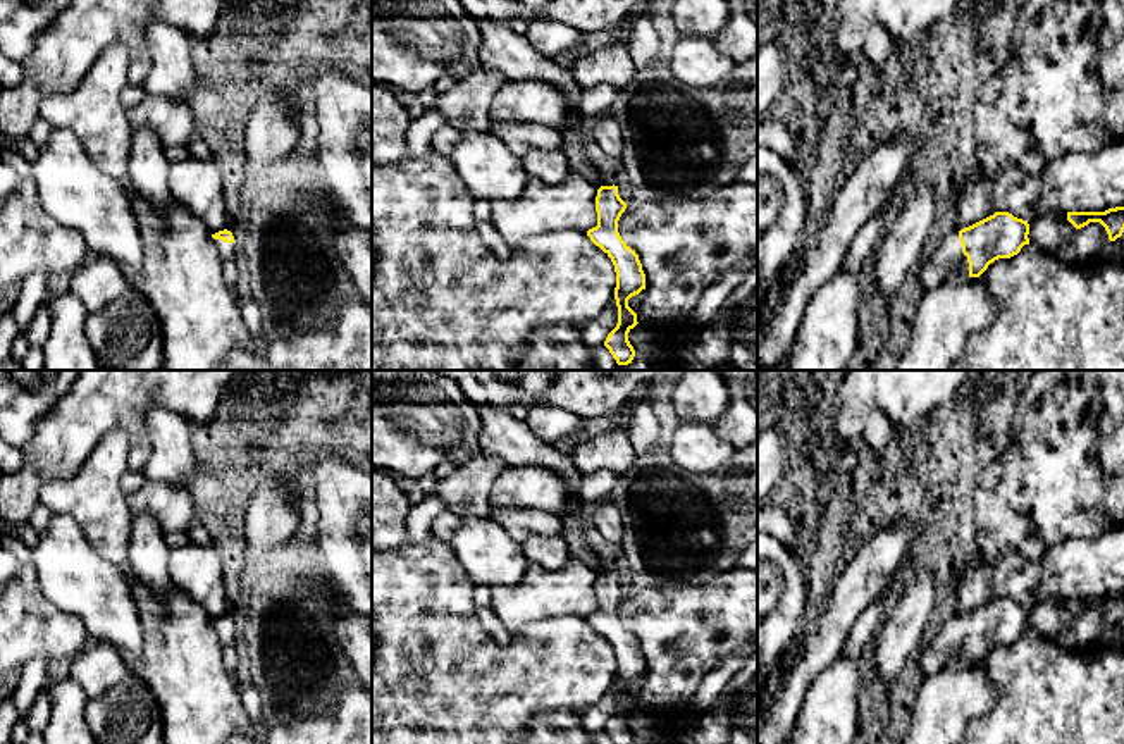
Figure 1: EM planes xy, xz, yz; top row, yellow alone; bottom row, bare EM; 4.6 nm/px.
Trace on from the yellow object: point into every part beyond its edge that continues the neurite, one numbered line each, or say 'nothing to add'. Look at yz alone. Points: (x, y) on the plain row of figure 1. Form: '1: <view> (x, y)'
1: yz (947, 646)

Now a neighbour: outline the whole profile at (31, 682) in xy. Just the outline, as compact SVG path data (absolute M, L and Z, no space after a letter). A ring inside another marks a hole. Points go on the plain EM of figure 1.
M34 656L22 670L21 682L12 696L21 720L28 715L28 711L34 704L38 694L45 689L45 675L48 661L50 660L45 656Z

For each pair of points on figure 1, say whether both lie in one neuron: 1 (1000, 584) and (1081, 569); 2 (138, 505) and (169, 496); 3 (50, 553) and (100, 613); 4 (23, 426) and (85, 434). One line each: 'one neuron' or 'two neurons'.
1: one neuron
2: one neuron
3: one neuron
4: two neurons

